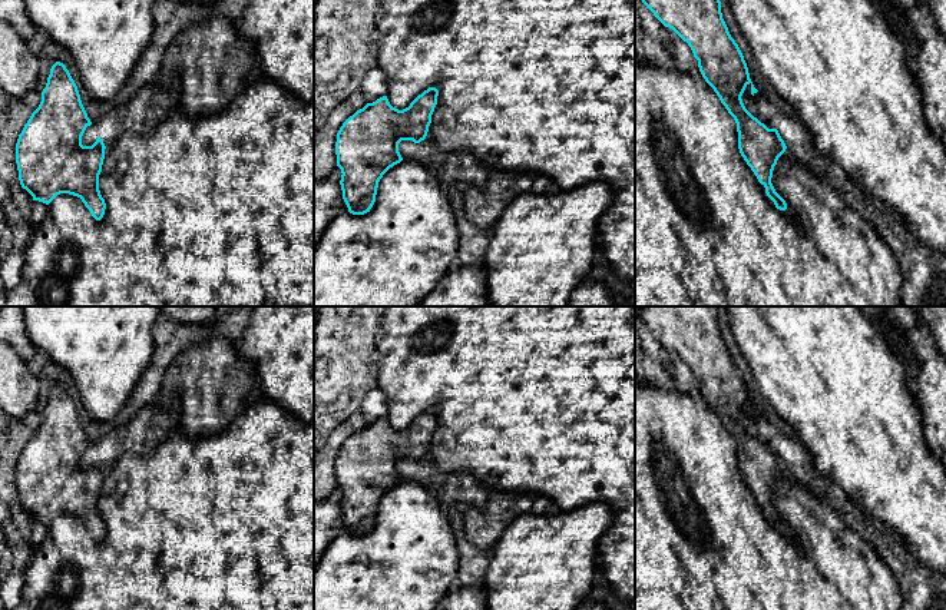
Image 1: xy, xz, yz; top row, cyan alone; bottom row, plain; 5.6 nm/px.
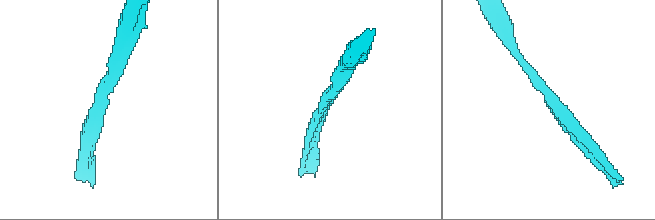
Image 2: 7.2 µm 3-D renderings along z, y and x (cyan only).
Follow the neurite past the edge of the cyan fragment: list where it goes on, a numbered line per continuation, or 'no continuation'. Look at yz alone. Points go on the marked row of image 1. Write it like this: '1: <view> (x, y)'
no continuation

